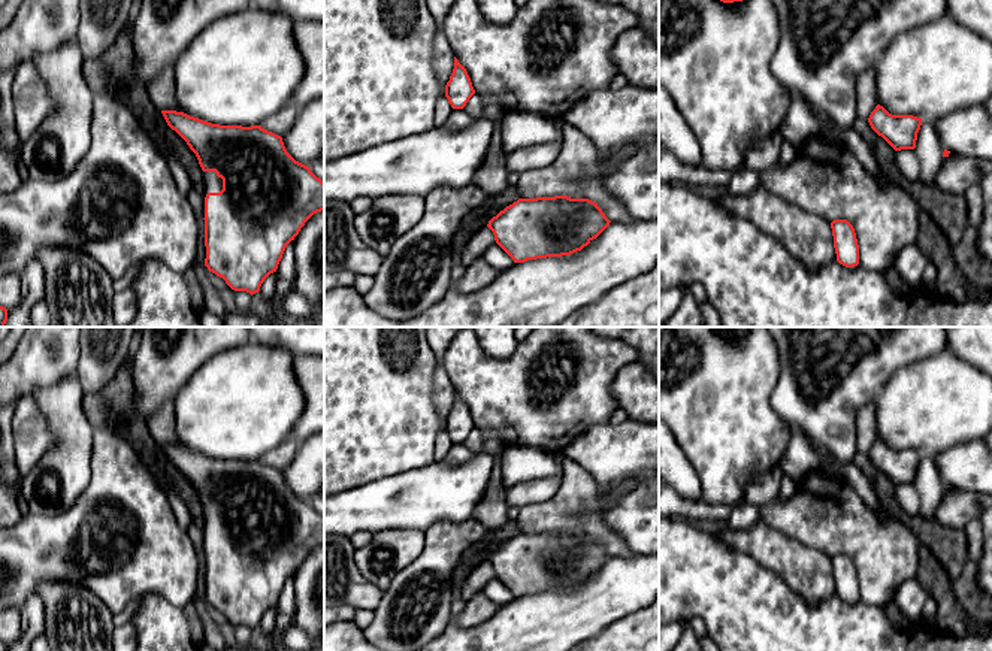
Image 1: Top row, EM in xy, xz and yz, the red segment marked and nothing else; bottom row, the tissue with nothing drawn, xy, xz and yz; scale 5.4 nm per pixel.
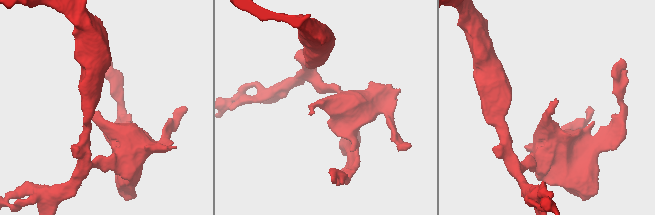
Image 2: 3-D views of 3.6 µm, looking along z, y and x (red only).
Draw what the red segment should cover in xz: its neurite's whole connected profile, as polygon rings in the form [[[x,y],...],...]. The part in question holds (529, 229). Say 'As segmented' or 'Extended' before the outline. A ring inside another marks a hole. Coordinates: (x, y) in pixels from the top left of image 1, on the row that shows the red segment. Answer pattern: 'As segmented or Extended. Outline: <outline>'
As segmented. Outline: [[[568,196],[518,199],[493,217],[487,227],[496,243],[514,260],[571,255],[608,225],[598,203]]]

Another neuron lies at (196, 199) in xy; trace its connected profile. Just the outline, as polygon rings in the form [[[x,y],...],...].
[[[167,154],[166,161],[169,164],[169,169],[172,172],[172,176],[175,179],[176,187],[182,194],[187,196],[197,224],[199,224],[199,240],[196,246],[196,263],[205,264],[206,258],[206,246],[205,246],[205,197],[203,194],[194,188],[194,184],[190,178],[190,173],[187,167],[172,154]]]

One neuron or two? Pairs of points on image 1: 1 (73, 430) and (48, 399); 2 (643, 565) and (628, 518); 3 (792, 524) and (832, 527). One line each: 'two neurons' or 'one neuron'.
1: one neuron
2: two neurons
3: one neuron

